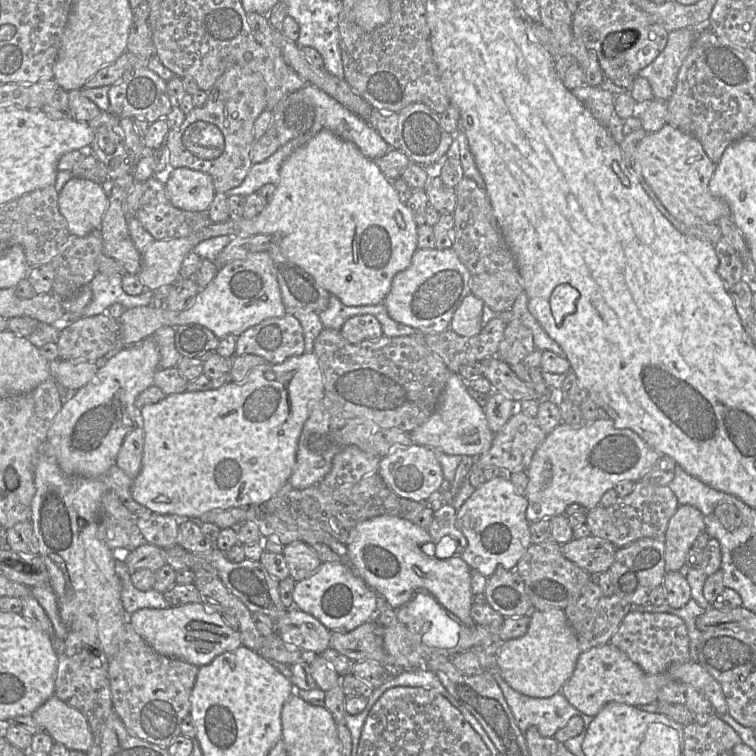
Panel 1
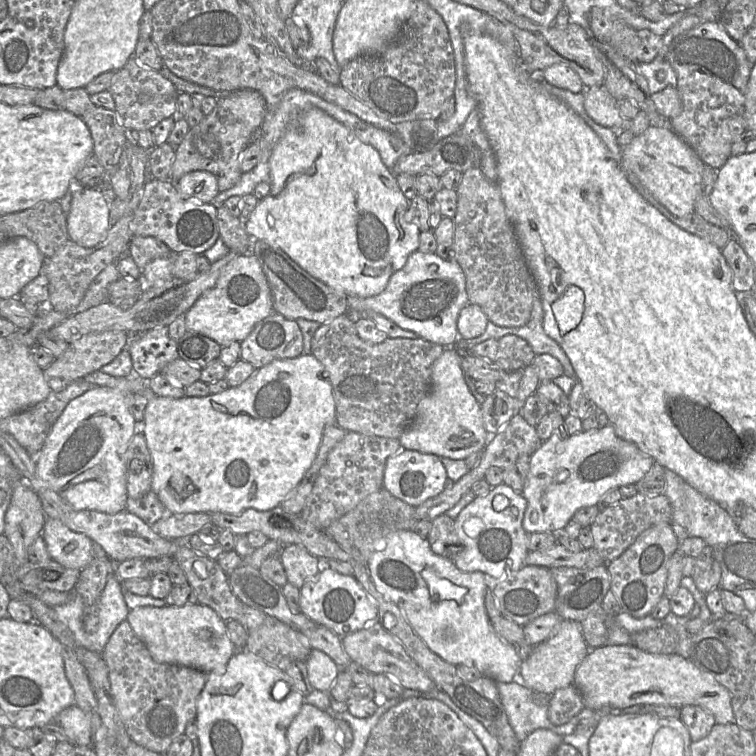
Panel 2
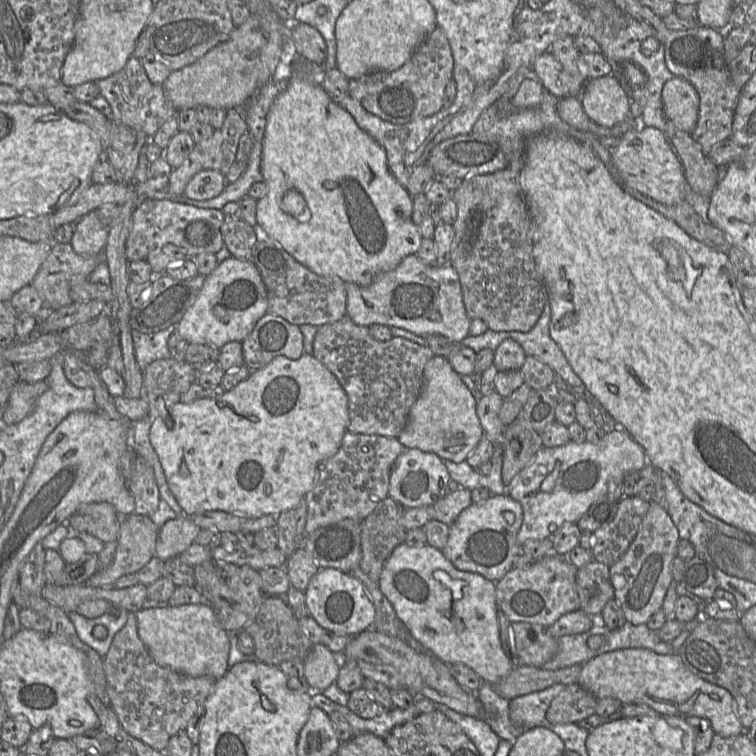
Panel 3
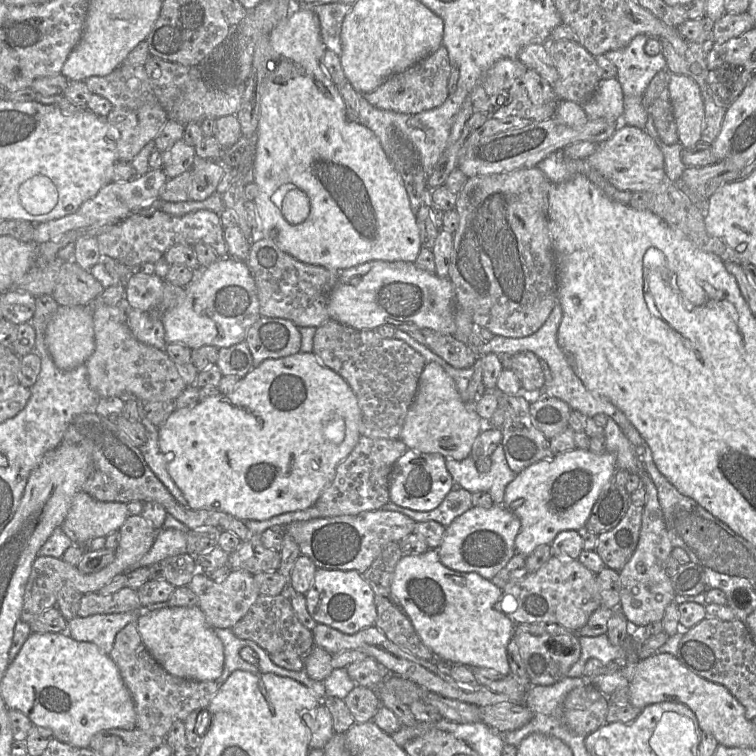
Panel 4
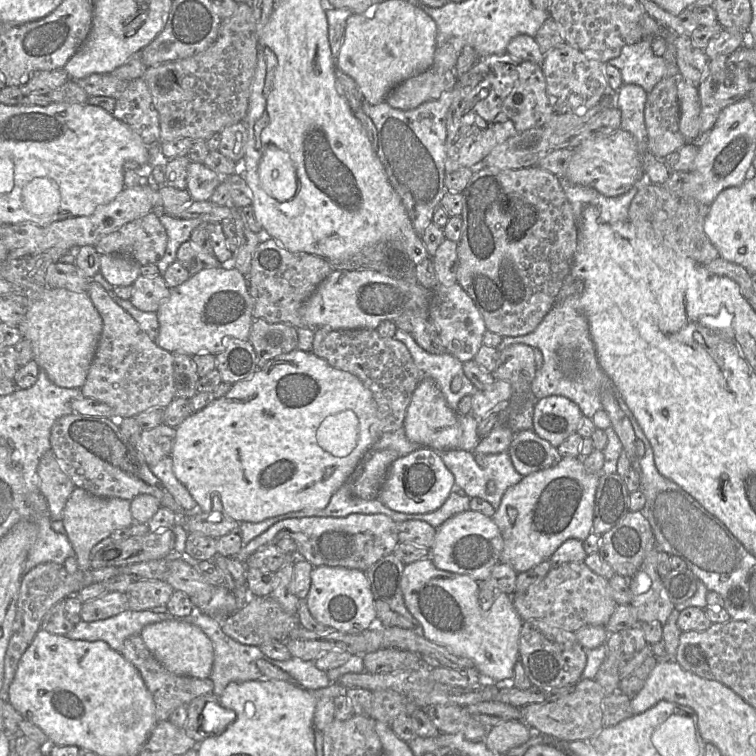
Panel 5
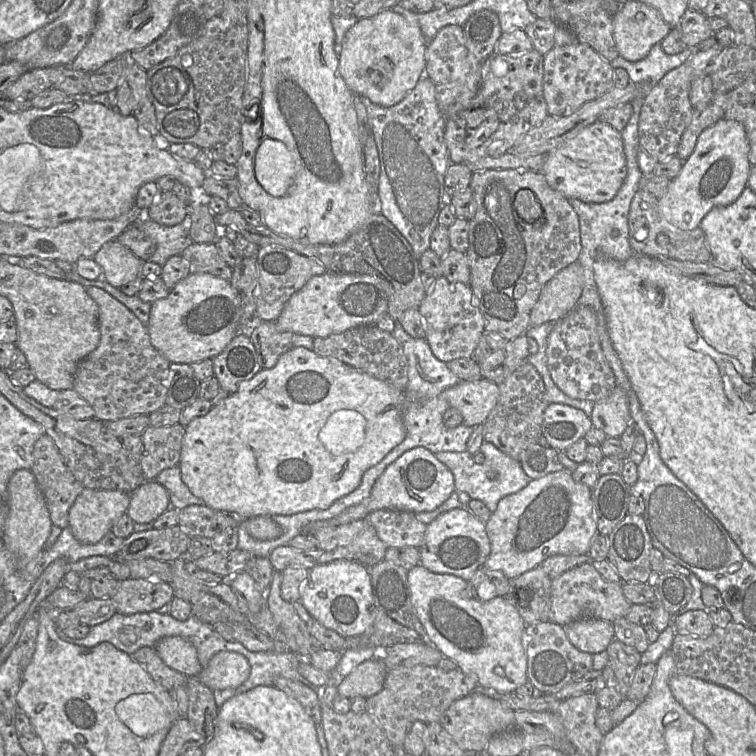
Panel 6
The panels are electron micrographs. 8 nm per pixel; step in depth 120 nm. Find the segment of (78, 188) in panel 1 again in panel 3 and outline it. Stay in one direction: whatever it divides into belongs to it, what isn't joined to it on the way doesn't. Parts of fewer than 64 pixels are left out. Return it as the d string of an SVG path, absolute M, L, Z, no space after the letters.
M97 209L81 217L74 226L71 239L73 250L80 255L96 256L103 253L109 228L100 220Z

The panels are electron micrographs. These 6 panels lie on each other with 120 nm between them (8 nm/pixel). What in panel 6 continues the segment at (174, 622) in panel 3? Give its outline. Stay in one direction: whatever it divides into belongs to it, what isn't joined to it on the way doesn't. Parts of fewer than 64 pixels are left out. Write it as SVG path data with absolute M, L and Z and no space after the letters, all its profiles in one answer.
M164 637L154 648L167 666L187 677L197 677L203 669L195 646L183 637Z

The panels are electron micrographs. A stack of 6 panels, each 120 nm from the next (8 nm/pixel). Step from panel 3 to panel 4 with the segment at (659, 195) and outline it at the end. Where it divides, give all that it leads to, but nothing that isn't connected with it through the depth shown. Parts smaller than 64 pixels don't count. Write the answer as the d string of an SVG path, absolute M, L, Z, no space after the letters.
M620 124L614 134L599 143L596 151L586 160L612 186L621 191L647 191L668 179L660 148L644 129L634 126Z

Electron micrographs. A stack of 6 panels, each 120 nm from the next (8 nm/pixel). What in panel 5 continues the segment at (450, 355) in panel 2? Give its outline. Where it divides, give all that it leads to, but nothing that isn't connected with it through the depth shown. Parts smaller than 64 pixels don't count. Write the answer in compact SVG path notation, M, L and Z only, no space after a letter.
M431 378L421 379L415 388L404 420L404 431L407 438L435 451L457 449L462 437L462 427L458 421L458 412L452 410L444 395Z

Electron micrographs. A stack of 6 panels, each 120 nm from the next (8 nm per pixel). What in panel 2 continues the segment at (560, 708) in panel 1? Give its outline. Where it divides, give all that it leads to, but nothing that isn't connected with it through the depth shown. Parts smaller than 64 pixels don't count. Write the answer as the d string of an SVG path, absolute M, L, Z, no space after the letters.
M518 679L510 683L497 682L496 685L509 724L520 742L540 728L551 730L560 736L573 734L580 720L594 716L594 710L584 708L566 724L556 726L548 718L550 695L539 695L542 698L539 701L538 695Z

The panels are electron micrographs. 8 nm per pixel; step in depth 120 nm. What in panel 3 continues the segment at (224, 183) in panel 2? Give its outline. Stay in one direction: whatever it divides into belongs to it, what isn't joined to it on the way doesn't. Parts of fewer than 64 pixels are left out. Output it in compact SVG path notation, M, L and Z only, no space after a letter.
M235 108L227 110L222 127L215 129L213 135L207 141L201 141L200 143L195 144L193 150L181 166L172 171L167 186L168 191L176 196L184 195L183 193L187 183L195 174L202 170L216 170L225 176L235 162L239 140L245 132L249 132L249 130L244 117L244 112L241 109Z

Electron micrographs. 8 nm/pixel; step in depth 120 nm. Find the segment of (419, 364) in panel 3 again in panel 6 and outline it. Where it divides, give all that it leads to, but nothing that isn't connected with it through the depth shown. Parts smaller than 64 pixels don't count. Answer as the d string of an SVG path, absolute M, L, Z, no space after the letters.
M376 324L359 325L327 337L315 337L313 351L320 356L333 357L373 377L405 391L408 383L408 359L395 337Z

